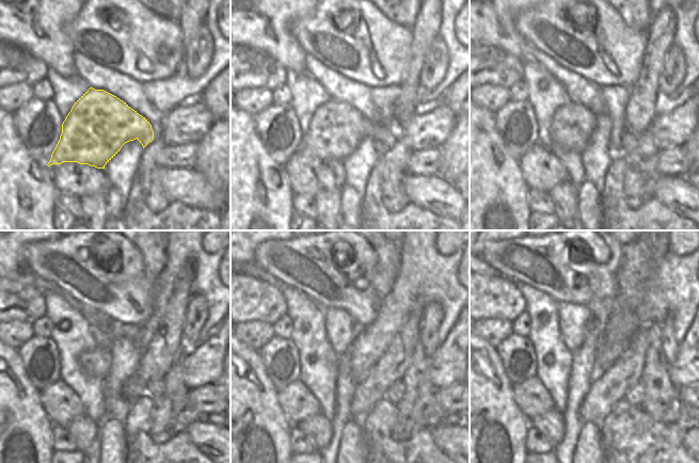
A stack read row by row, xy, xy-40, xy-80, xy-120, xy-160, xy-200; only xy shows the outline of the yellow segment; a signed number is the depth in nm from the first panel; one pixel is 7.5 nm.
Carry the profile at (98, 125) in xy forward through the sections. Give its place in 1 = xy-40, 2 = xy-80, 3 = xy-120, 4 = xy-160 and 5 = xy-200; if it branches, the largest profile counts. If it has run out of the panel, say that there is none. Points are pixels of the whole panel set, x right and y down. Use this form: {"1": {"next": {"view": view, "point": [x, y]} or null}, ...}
{"1": {"next": {"view": "xy-40", "point": [336, 128]}}, "2": {"next": {"view": "xy-80", "point": [572, 124]}}, "3": {"next": {"view": "xy-120", "point": [97, 362]}}, "4": {"next": {"view": "xy-160", "point": [396, 392]}}, "5": {"next": {"view": "xy-200", "point": [634, 397]}}}

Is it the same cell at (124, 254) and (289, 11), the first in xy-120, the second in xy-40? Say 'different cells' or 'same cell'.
different cells

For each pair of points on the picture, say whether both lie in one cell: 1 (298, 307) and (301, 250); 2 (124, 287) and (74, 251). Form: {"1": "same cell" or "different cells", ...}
{"1": "different cells", "2": "same cell"}

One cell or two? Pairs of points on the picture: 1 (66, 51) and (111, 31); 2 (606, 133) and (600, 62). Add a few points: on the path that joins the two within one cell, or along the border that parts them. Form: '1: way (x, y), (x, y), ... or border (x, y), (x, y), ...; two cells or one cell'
1: border (70, 22), (70, 41), (75, 52); two cells
2: border (602, 84), (619, 84), (626, 88); two cells

